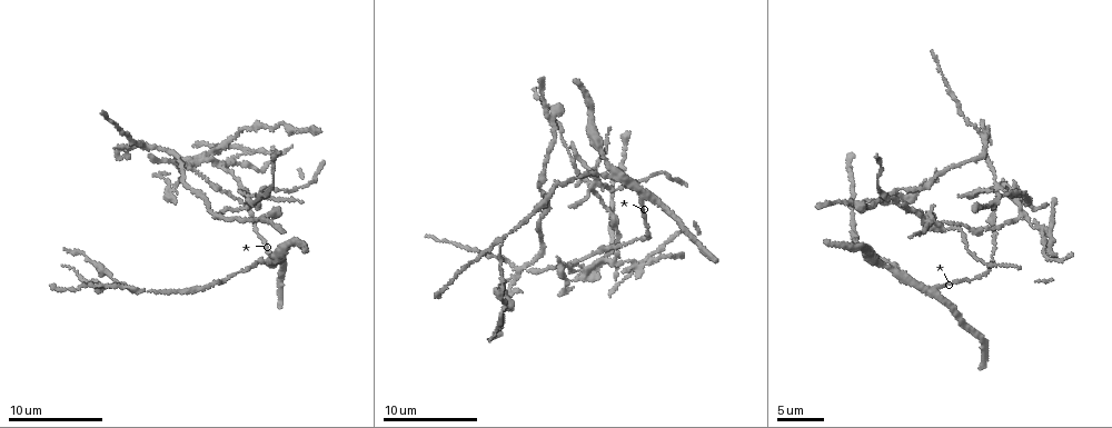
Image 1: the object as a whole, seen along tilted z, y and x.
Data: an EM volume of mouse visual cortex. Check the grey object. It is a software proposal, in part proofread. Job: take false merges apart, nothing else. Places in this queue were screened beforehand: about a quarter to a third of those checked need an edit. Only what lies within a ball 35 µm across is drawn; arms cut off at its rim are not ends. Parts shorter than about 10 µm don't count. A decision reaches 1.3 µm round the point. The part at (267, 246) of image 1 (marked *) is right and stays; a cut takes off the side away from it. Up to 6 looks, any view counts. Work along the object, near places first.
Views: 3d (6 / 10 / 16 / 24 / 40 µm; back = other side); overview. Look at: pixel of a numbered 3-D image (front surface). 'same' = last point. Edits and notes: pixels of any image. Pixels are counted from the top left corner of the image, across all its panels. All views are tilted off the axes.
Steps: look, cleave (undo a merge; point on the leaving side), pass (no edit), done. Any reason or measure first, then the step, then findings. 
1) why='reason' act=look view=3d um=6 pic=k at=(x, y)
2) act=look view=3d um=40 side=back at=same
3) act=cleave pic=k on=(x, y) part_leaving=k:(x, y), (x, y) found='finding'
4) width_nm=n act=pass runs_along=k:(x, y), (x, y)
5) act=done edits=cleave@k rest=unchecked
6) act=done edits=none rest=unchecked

why='four-way junction' act=look view=3d um=16 pic=1 at=(149, 144)

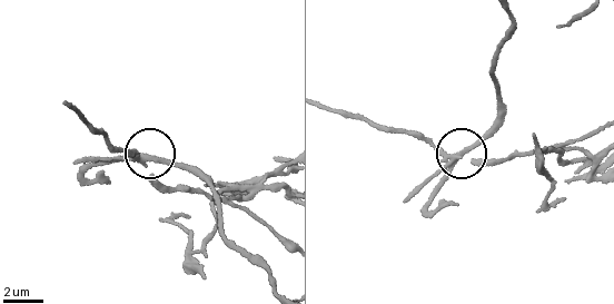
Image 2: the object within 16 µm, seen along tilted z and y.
arms=4 act=cleave pic=2 on=(167, 160) part_leaving=2:(138, 159), (219, 193), (226, 235), (276, 291) found='a second neuron is stuck on'

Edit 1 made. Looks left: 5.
act=look view=overview

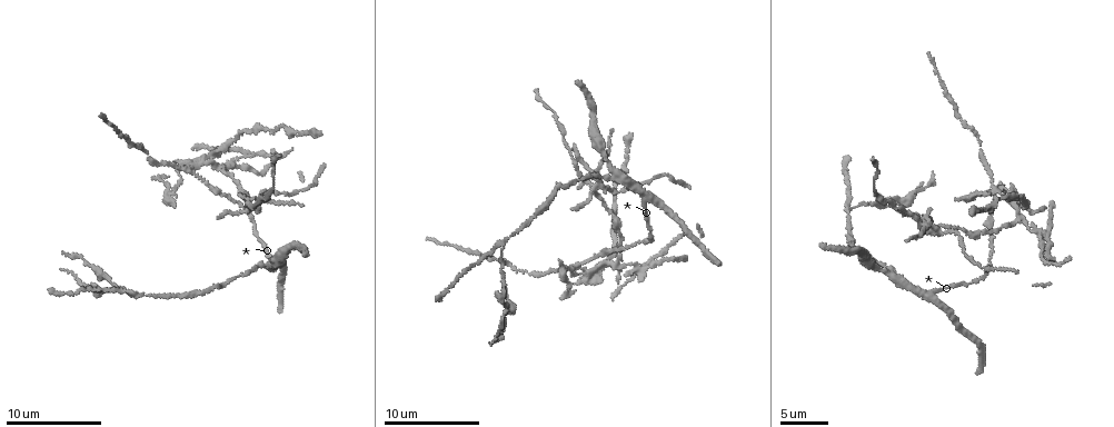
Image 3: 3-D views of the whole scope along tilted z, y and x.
act=look view=3d um=10 pic=3 at=(184, 168)

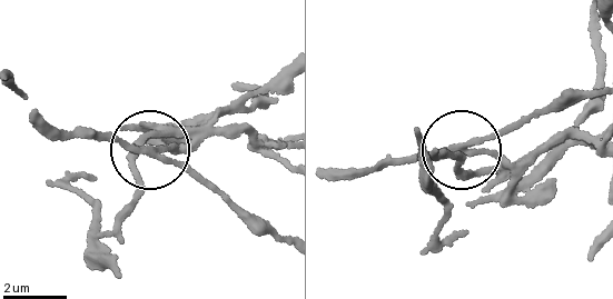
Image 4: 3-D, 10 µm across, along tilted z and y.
act=look view=3d um=10 side=back pic=4 at=(145, 149)

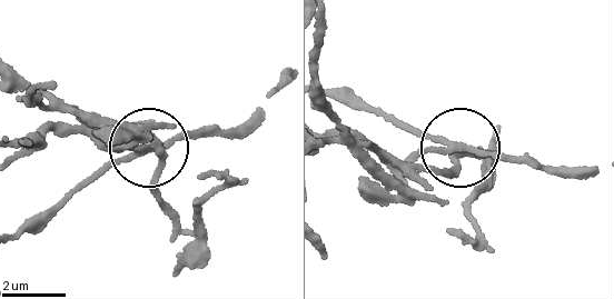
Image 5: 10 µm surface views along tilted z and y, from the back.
width_nm=200 act=cleave pic=5 on=(424, 171) found='a second neuron is stuck on'

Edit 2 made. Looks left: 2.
act=look view=overview

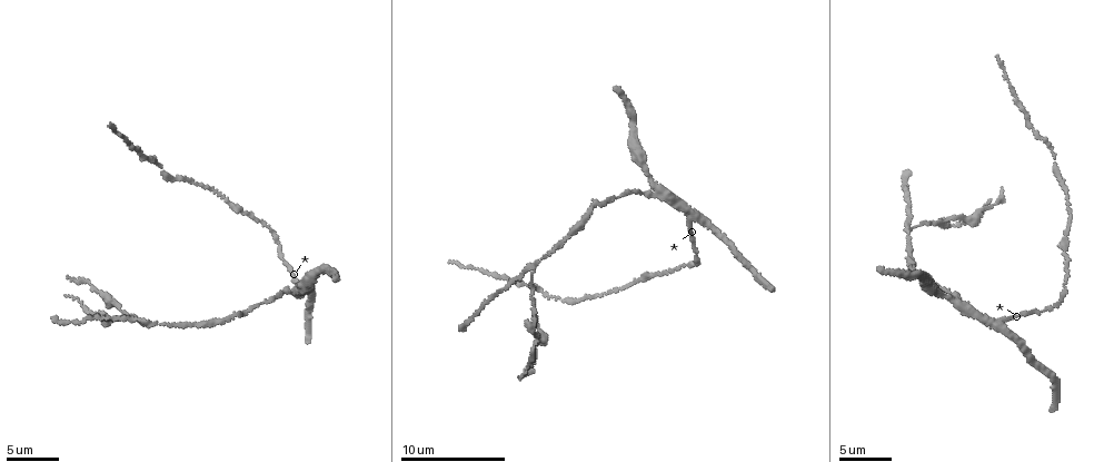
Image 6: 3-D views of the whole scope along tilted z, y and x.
act=look view=3d um=6 pic=6 at=(573, 228)

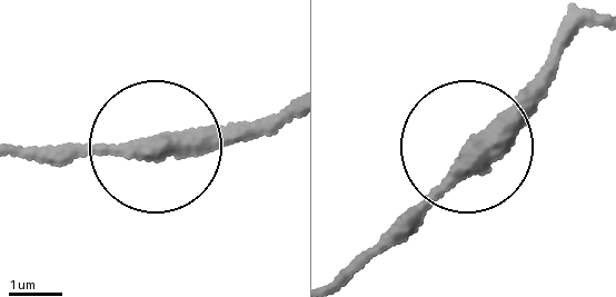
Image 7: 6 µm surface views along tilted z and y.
width_nm=380 act=pass runs_along=7:(288, 117), (199, 147), (23, 145) found='all the same neuron'

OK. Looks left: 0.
act=done edits=cleave@2,cleave@5 rest=unchecked

